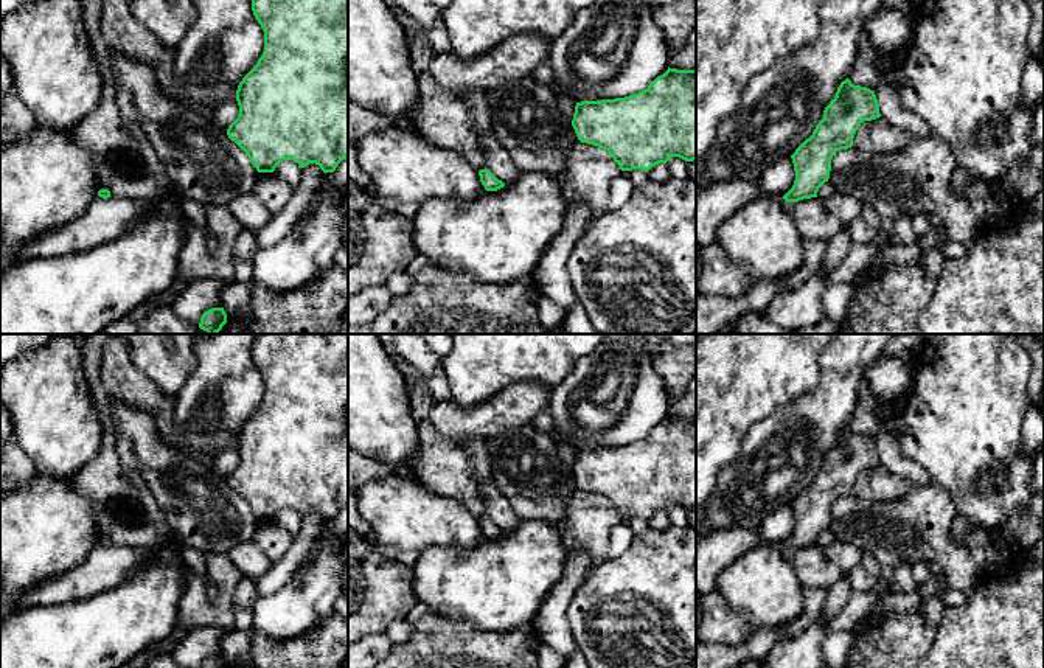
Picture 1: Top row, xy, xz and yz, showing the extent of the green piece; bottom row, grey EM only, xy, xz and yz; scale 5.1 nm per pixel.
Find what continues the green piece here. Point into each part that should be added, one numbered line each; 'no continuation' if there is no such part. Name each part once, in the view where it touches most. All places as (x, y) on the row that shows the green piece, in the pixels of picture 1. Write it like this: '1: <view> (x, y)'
no continuation

